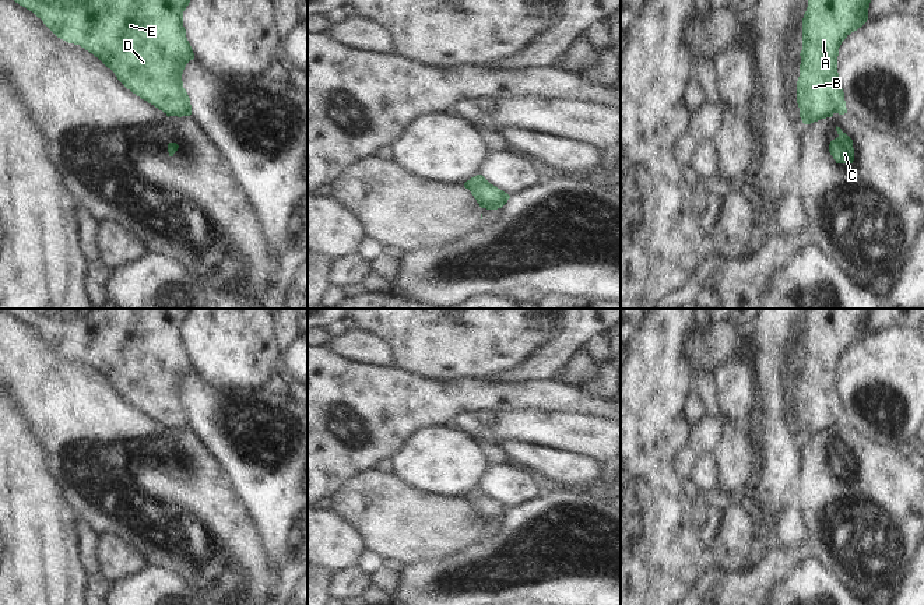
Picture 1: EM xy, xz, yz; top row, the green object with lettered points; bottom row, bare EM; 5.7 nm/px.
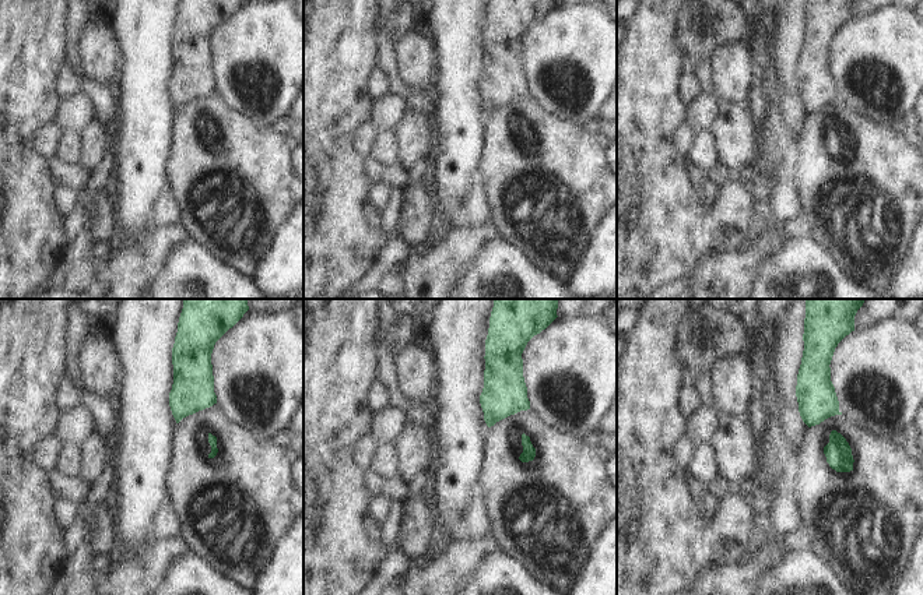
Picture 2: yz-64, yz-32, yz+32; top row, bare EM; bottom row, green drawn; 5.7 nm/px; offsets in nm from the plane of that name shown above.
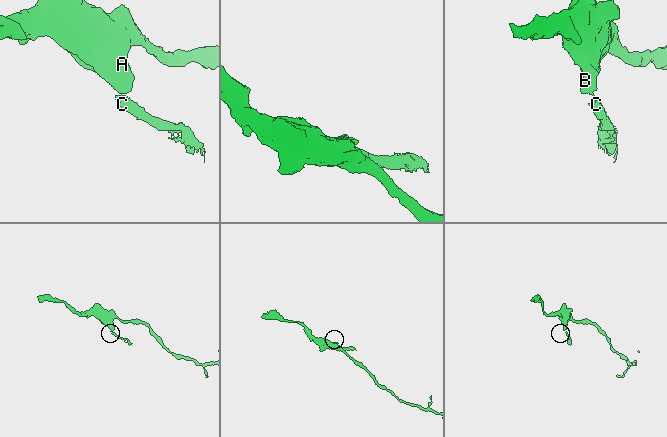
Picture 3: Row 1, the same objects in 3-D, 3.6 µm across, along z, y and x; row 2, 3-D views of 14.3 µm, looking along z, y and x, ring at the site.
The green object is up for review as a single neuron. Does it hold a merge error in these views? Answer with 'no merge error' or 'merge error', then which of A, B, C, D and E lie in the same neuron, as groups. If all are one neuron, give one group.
merge error; A B D E / C

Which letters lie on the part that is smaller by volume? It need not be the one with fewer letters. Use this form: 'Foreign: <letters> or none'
Foreign: C

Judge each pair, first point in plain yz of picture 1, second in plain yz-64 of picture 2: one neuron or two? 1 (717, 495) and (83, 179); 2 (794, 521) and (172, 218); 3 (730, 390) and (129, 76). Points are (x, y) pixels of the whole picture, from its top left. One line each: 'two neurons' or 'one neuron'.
1: one neuron
2: one neuron
3: two neurons

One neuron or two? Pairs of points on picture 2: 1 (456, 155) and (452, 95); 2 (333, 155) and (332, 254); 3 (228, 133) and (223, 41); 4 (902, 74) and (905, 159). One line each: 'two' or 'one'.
1: one
2: one
3: two
4: two

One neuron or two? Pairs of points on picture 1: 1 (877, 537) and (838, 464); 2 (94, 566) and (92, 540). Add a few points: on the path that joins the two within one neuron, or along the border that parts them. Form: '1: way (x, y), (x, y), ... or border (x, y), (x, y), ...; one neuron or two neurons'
1: way (865, 519), (865, 506), (843, 482); one neuron
2: way (92, 559), (92, 547); one neuron

